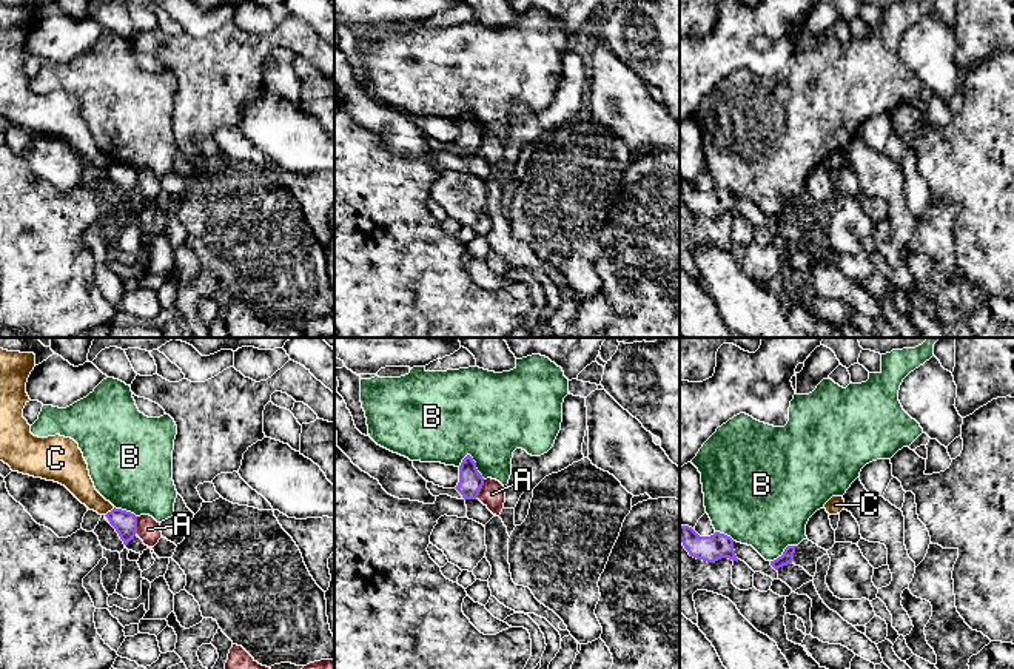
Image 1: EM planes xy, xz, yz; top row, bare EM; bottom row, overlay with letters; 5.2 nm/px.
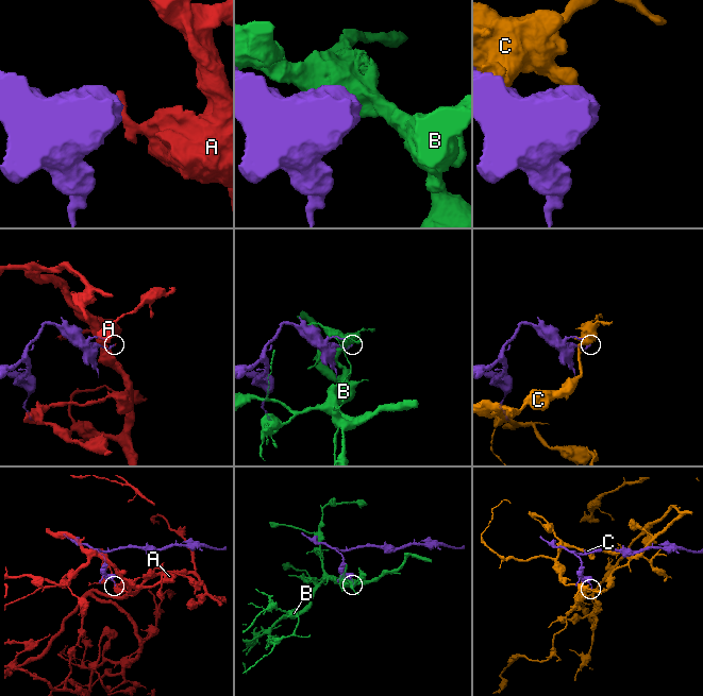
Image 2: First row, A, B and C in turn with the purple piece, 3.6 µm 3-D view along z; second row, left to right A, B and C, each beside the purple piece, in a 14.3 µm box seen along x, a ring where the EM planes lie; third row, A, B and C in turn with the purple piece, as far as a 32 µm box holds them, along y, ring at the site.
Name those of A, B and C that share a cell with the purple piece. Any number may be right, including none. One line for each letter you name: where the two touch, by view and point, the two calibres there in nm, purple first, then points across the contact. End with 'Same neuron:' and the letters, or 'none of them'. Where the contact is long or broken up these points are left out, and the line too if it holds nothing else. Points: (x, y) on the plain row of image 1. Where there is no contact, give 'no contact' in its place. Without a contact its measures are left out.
Same neuron: none of them

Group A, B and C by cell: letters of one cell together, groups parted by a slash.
A / B / C

